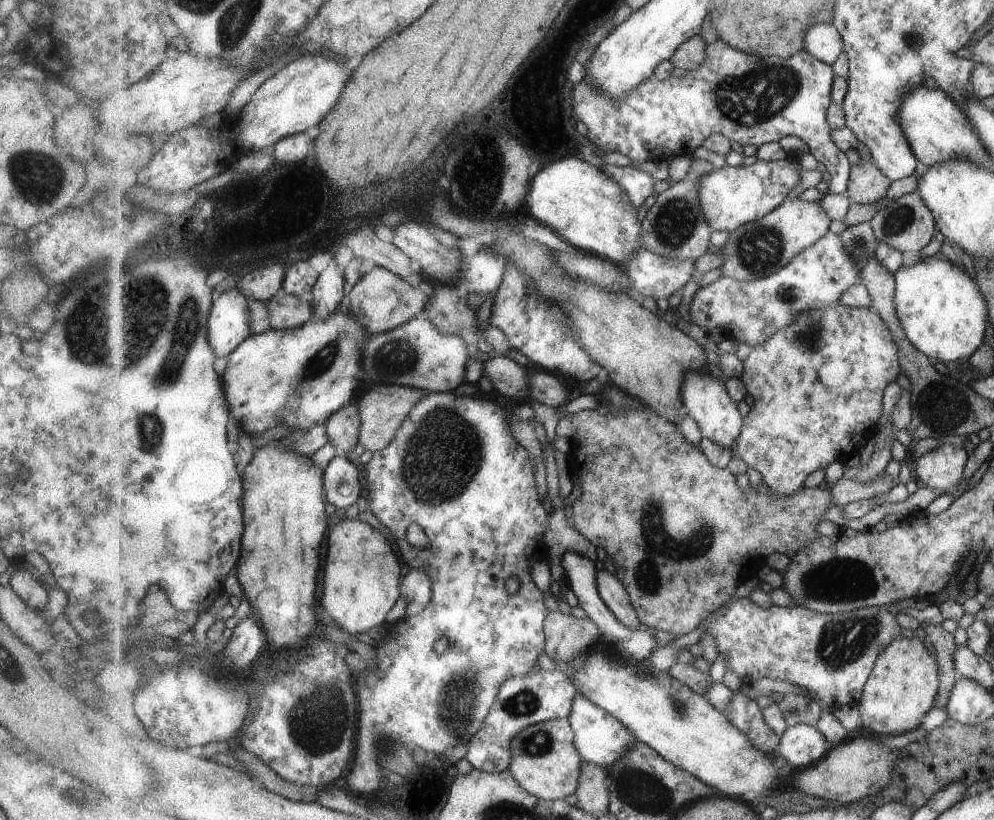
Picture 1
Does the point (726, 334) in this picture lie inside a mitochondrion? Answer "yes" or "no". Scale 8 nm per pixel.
no

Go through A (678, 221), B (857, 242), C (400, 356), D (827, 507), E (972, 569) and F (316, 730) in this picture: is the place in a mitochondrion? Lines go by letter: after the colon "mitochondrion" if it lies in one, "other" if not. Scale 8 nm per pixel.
A: mitochondrion
B: mitochondrion
C: mitochondrion
D: other
E: other
F: mitochondrion

